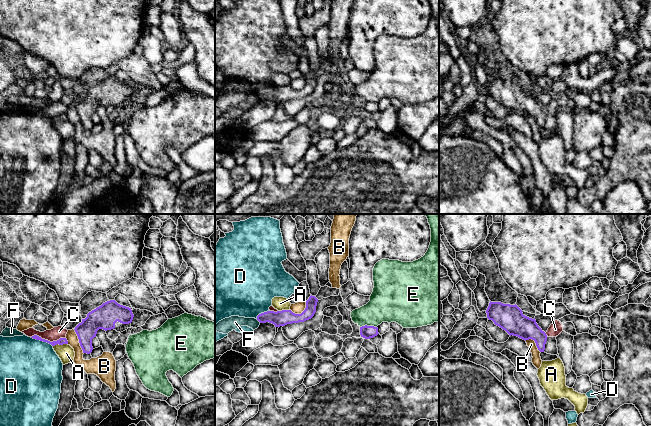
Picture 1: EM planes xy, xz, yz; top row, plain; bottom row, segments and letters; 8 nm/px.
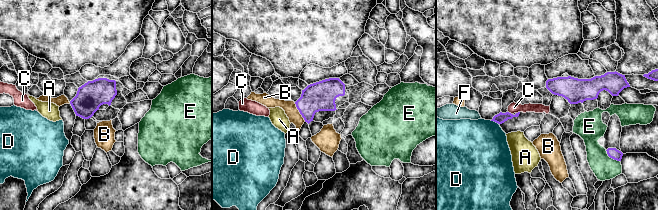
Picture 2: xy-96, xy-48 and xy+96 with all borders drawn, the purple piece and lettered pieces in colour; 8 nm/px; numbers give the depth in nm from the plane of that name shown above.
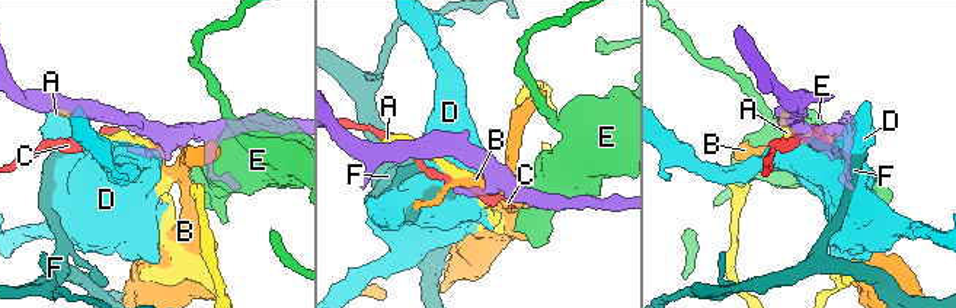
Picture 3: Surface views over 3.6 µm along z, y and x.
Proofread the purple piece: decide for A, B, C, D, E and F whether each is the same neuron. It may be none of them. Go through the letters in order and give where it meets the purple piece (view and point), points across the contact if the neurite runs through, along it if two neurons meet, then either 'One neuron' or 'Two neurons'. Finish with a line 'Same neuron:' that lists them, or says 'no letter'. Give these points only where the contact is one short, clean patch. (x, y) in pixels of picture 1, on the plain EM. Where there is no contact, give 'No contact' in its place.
A: Touches purple at xy (60, 120). Two neurons
B: Touches purple at xy (79, 117). Boundary: xy (73, 105), (83, 129). Two neurons
C: Touches purple at xy (47, 116). Boundary: xy (31, 112), (38, 111), (50, 117), (64, 114). Two neurons
D: Touches purple at xy (41, 116). Boundary: xy (30, 113), (46, 117), (52, 122). Two neurons
E: Touches purple at xz (368, 102). Two neurons
F: Touches purple at xz (258, 96). Boundary: xz (256, 95), (260, 98). Two neurons
Same neuron: no letter

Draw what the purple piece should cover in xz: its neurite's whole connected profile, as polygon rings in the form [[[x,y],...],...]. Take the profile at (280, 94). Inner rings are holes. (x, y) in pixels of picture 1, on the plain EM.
[[[310,72],[306,78],[306,84],[301,90],[295,90],[291,86],[282,87],[267,87],[257,92],[260,99],[272,99],[275,103],[285,102],[287,100],[304,98],[311,95],[315,88],[318,75],[315,72]]]

